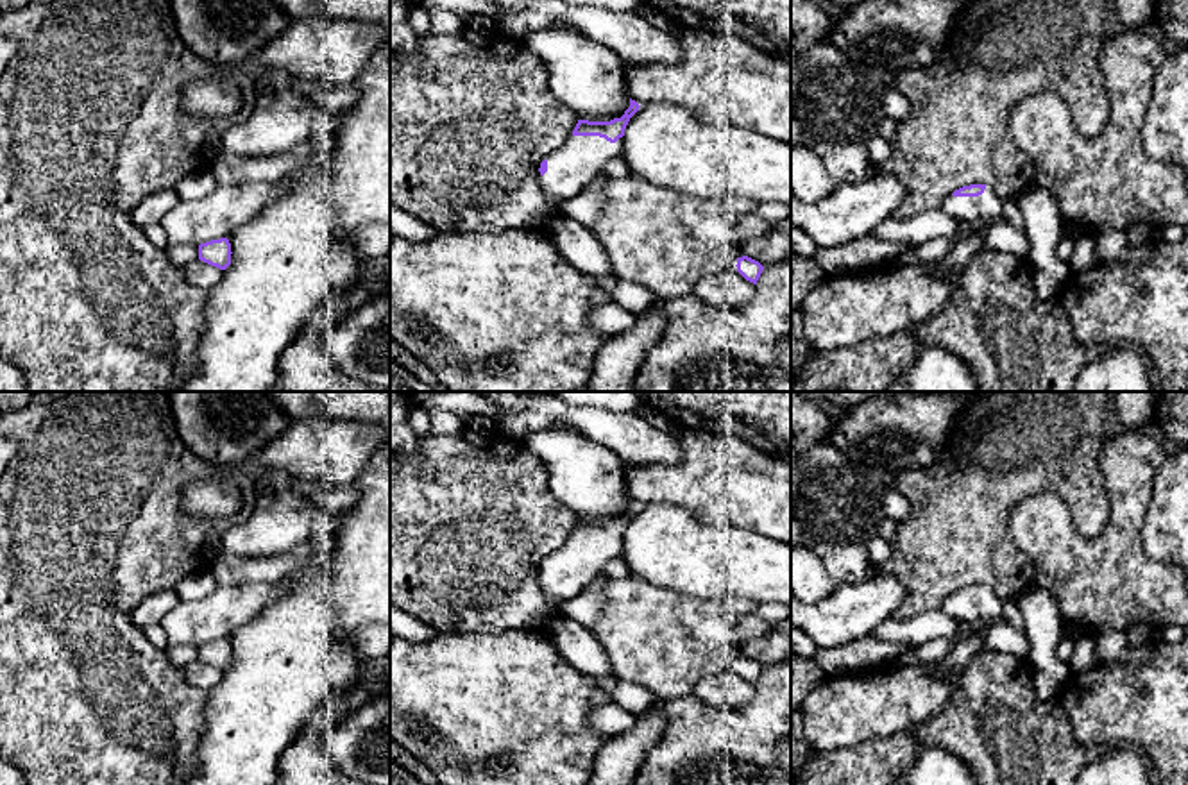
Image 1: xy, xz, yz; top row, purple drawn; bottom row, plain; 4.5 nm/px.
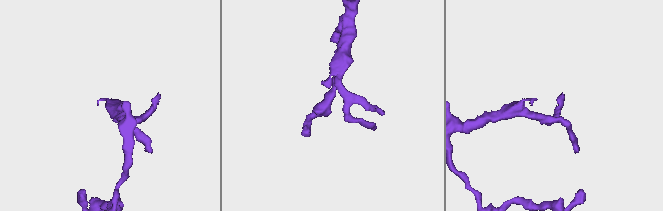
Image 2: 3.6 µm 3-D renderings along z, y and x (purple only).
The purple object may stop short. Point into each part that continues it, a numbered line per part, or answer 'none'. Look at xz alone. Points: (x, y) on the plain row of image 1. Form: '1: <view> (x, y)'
1: xz (571, 567)

